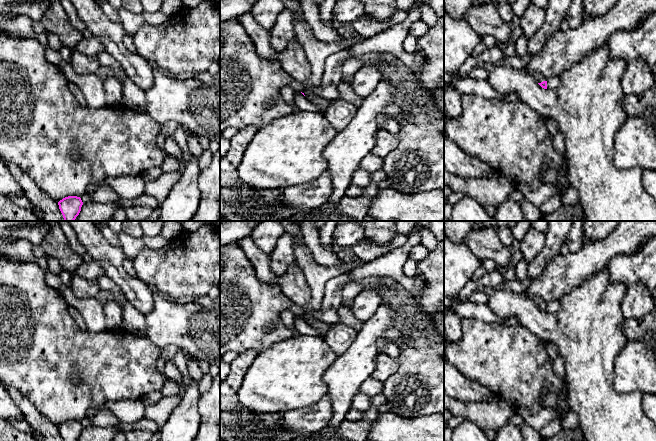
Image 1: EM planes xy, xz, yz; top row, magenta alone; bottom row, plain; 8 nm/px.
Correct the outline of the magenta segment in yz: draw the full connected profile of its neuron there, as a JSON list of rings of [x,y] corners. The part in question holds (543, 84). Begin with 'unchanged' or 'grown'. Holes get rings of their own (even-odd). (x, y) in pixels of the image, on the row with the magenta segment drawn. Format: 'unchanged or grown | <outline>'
grown | [[[523,68],[523,71],[526,73],[530,73],[542,88],[547,89],[547,81],[546,81],[547,79],[544,77],[543,74],[532,73],[529,70],[527,70],[526,68]]]

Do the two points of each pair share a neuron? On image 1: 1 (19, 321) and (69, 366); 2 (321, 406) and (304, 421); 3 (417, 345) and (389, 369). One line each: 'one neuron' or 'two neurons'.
1: one neuron
2: one neuron
3: two neurons

